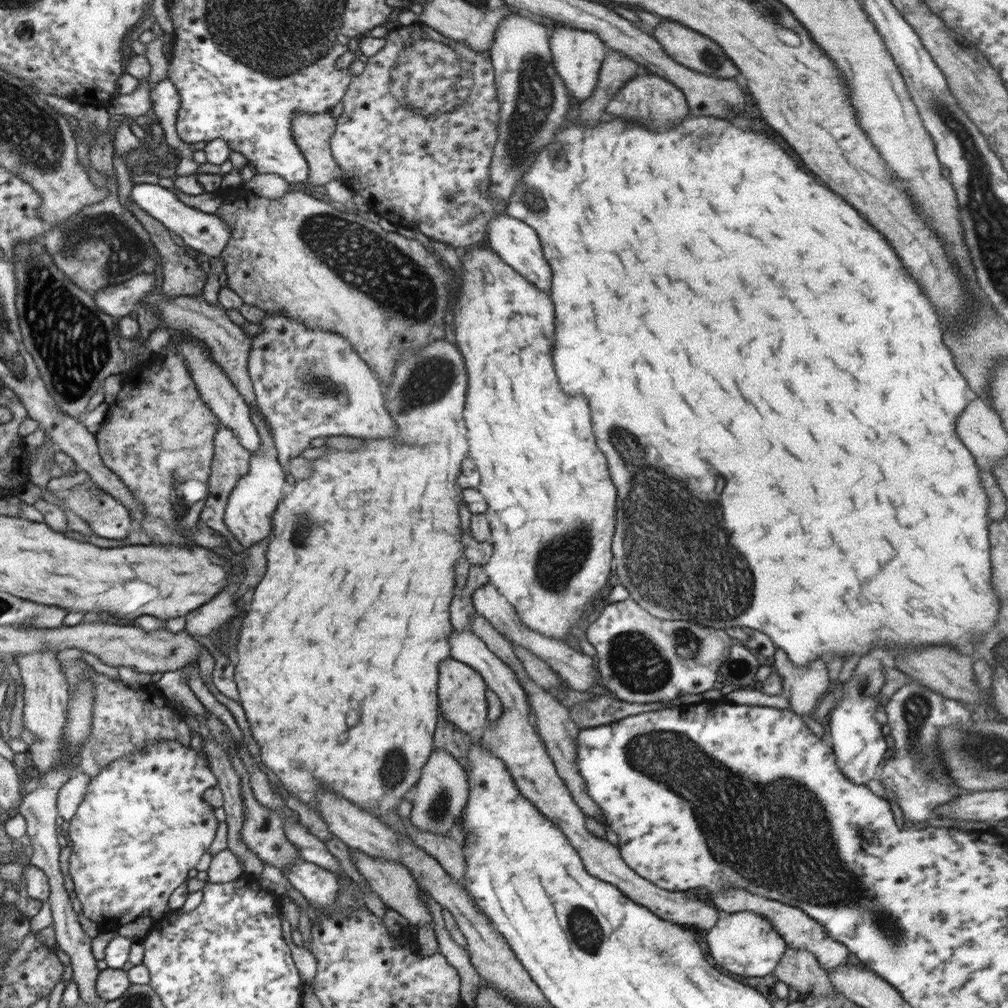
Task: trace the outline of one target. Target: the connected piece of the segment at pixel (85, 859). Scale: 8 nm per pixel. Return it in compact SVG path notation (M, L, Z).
M154 740L154 743L148 743L142 751L134 753L128 759L119 759L108 767L100 771L94 779L90 780L88 789L86 789L86 797L84 801L78 806L76 814L69 820L69 842L72 848L72 855L70 856L70 876L74 882L74 892L77 893L76 898L82 904L83 916L95 922L100 932L108 932L112 929L117 929L125 924L134 922L142 911L150 912L150 917L154 920L164 918L170 913L169 898L170 895L178 888L184 881L190 880L192 874L196 871L196 866L200 862L200 858L204 854L210 852L211 844L218 834L219 821L214 815L214 807L207 802L206 792L208 788L214 787L217 784L216 776L209 769L208 758L204 754L194 751L188 745L178 743L178 740Z

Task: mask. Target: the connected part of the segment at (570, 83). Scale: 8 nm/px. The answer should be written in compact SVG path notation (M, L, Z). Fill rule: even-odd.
M552 23L549 45L554 68L558 76L564 81L570 96L585 101L596 88L602 61L607 57L610 50L596 33L566 27L567 25Z

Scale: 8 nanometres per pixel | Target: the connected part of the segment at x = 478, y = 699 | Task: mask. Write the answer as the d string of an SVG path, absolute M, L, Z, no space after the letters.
M451 656L439 663L439 677L437 684L437 697L439 702L439 715L446 721L456 725L456 729L470 733L476 728L487 725L487 684L476 669Z

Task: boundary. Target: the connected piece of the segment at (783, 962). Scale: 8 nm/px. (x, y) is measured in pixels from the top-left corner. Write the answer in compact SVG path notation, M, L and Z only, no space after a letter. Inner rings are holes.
M788 946L775 968L774 975L777 980L796 989L800 998L818 998L836 995L837 992L828 972L820 968L817 958L807 950L796 950Z

